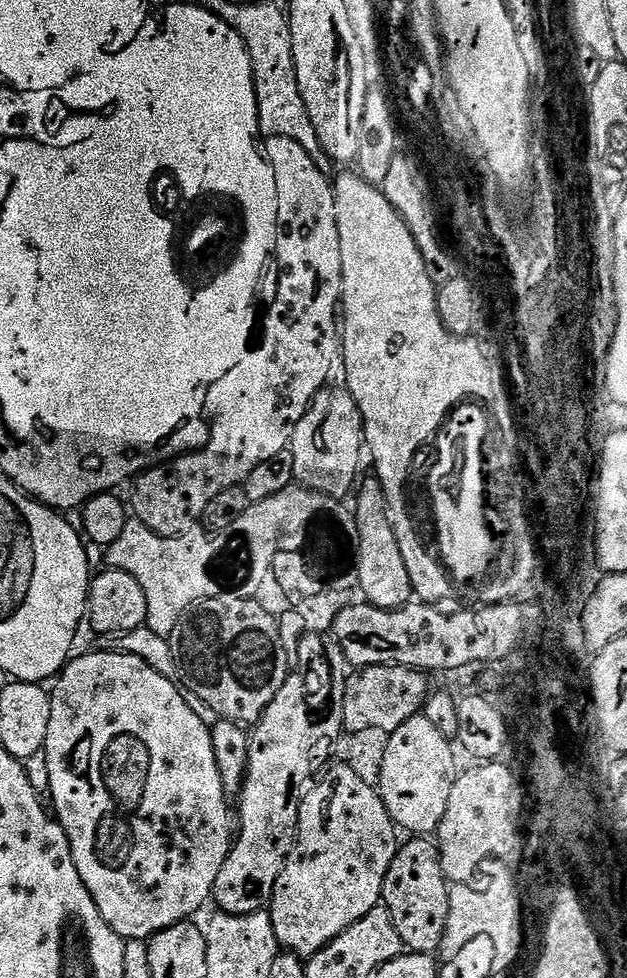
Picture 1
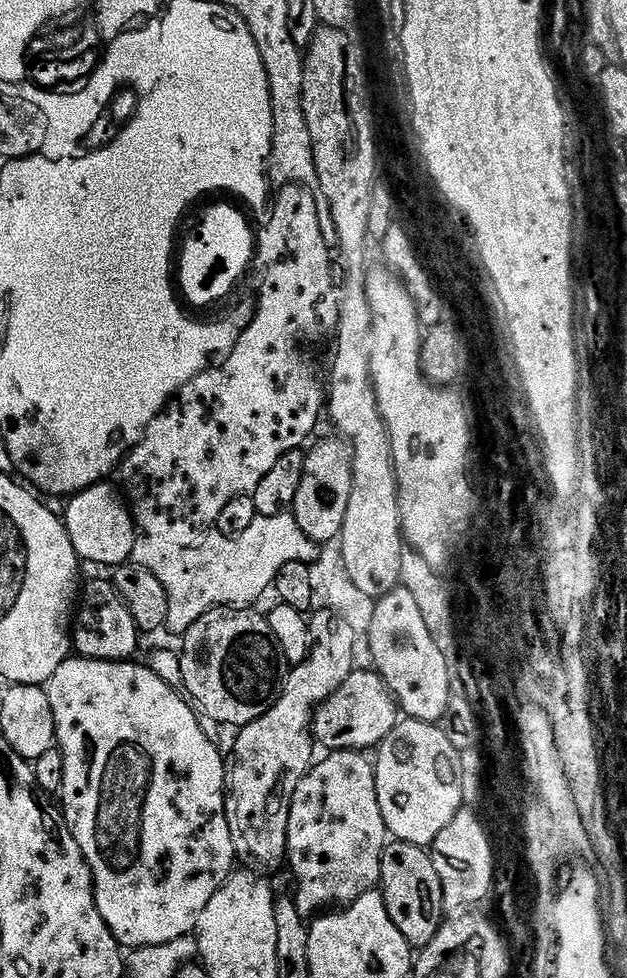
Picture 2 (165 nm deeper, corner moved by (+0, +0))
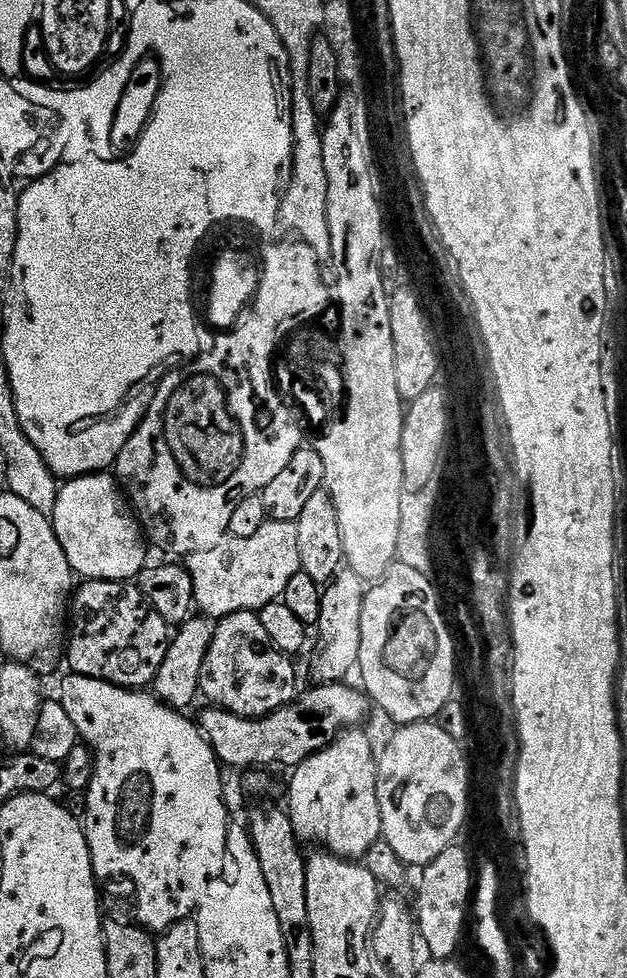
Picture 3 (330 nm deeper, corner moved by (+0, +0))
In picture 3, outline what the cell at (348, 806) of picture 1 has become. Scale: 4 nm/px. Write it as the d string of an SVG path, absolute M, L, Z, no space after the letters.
M349 730L339 736L333 744L323 748L320 752L315 752L308 760L304 760L299 766L291 773L292 781L288 784L288 804L286 803L286 811L288 816L292 819L292 825L296 831L296 838L301 842L316 844L312 846L319 846L321 849L327 850L334 856L342 856L345 860L353 862L359 861L364 858L370 846L382 839L382 814L378 806L378 790L376 789L376 765L378 763L377 753L372 753L372 740L366 733L360 732L364 730Z

